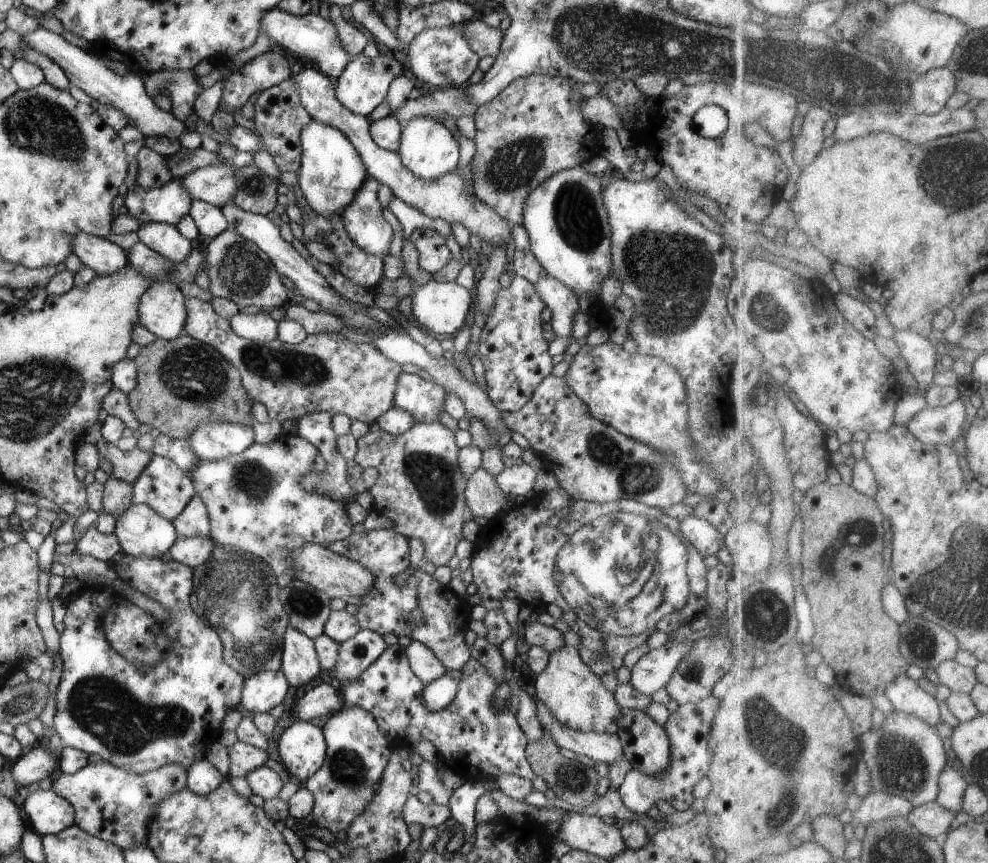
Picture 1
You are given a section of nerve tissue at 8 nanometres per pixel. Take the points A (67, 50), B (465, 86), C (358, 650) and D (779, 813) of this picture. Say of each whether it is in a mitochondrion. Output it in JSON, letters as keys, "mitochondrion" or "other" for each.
{"A":"other","B":"other","C":"mitochondrion","D":"mitochondrion"}

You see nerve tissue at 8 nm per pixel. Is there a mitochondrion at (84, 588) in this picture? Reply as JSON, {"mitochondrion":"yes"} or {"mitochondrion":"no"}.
{"mitochondrion":"no"}

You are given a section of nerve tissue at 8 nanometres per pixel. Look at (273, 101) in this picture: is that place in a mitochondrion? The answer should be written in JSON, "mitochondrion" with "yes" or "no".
{"mitochondrion":"no"}

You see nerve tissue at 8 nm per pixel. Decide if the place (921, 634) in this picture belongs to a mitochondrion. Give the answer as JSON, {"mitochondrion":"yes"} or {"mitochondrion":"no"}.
{"mitochondrion":"yes"}

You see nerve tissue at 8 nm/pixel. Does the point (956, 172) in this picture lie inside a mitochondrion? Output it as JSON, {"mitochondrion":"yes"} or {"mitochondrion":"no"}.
{"mitochondrion":"yes"}

